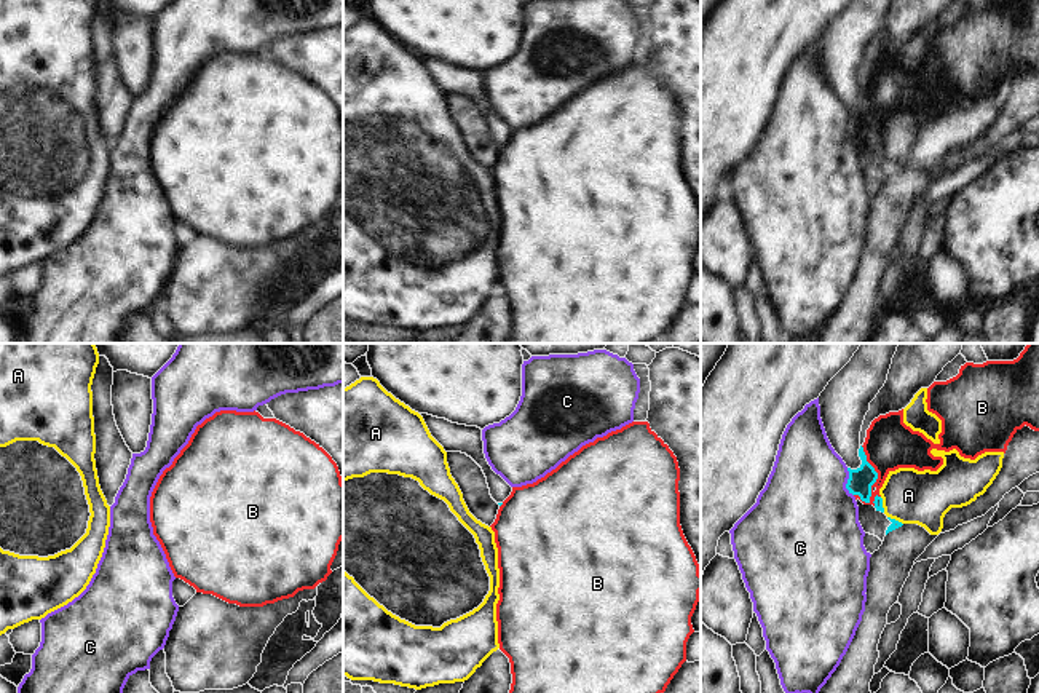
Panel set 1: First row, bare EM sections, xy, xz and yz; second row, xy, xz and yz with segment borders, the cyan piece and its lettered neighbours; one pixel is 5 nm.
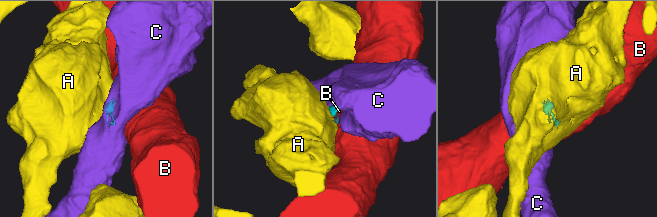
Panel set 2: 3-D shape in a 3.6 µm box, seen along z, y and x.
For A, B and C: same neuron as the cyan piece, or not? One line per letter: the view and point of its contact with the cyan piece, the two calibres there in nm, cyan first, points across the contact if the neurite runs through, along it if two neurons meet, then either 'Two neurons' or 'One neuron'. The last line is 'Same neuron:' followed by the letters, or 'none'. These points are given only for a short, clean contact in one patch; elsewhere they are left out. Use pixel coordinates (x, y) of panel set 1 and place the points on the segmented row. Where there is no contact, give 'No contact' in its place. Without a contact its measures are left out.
A: Touches cyan at yz (881, 505). Thickness 50 nm (cyan) against 280 nm. Boundary: yz (880, 497), (884, 511). Two neurons
B: Touches cyan at yz (877, 476). Thickness 120 nm (cyan) against 260 nm. Boundary: yz (861, 446), (877, 473), (872, 486), (875, 505). Two neurons
C: Touches cyan at yz (848, 483). Thickness 120 nm (cyan) against 460 nm. Boundary: yz (846, 468), (846, 489), (853, 495). Two neurons
Same neuron: none

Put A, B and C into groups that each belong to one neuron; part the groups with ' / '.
A / B / C

